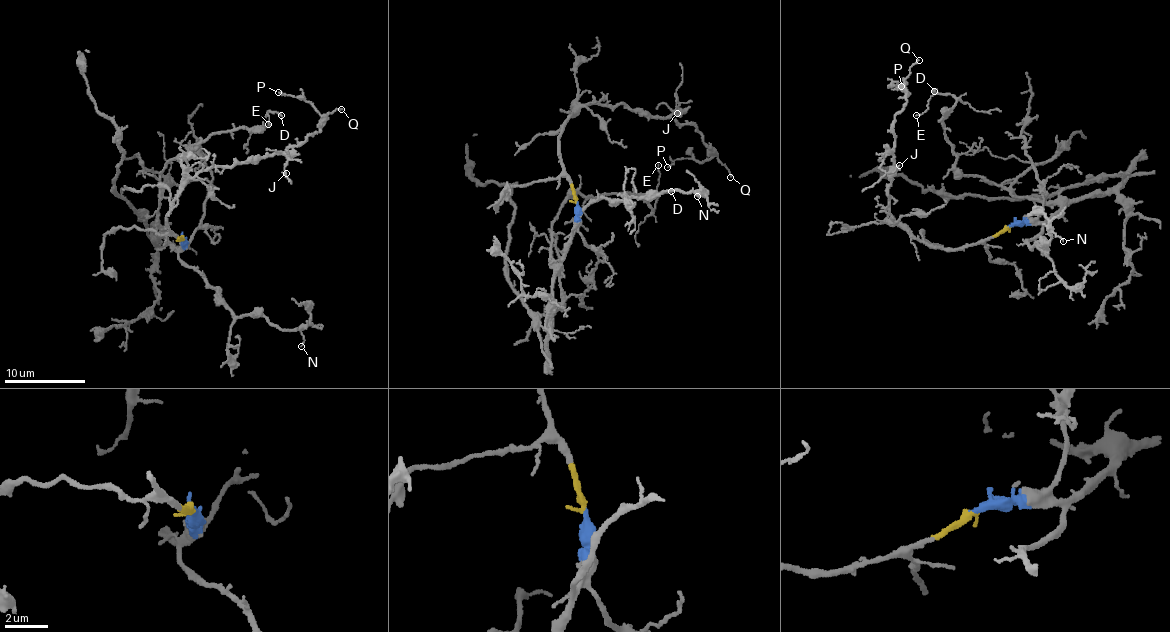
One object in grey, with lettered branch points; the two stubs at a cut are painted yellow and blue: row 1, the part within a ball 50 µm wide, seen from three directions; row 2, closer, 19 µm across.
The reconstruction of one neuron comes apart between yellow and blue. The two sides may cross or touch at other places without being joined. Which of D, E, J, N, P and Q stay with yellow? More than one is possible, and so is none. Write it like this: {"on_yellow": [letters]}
{"on_yellow": ["J", "P", "Q"]}

